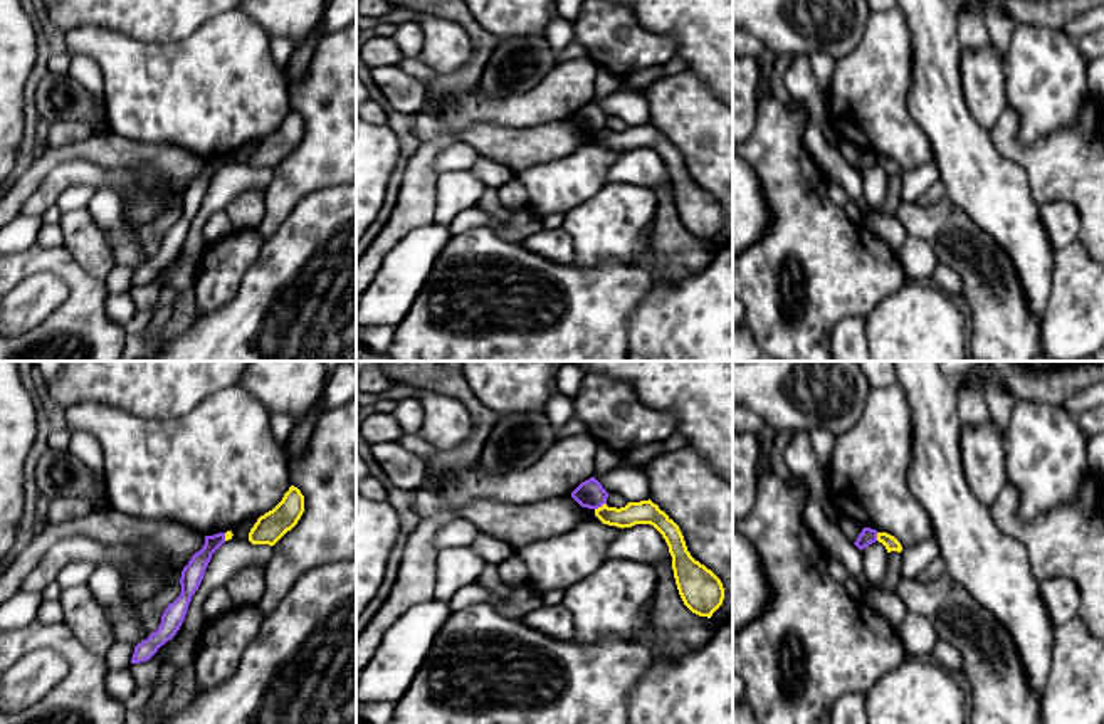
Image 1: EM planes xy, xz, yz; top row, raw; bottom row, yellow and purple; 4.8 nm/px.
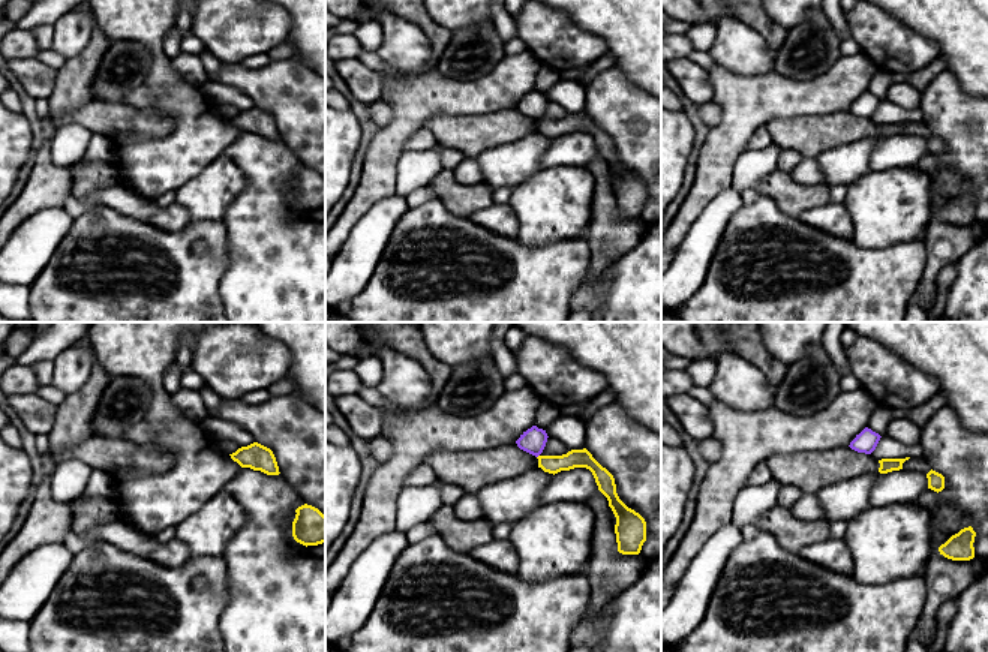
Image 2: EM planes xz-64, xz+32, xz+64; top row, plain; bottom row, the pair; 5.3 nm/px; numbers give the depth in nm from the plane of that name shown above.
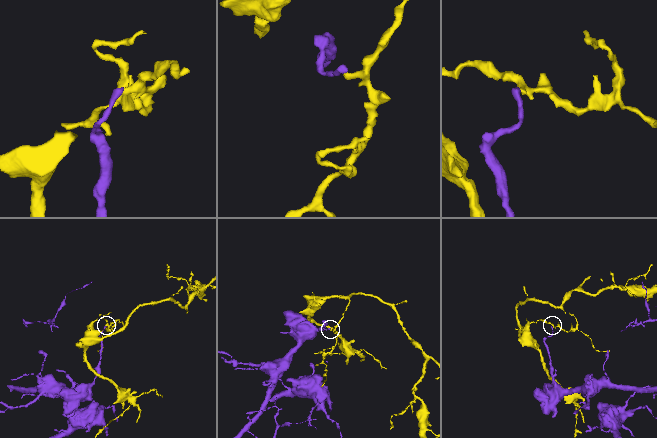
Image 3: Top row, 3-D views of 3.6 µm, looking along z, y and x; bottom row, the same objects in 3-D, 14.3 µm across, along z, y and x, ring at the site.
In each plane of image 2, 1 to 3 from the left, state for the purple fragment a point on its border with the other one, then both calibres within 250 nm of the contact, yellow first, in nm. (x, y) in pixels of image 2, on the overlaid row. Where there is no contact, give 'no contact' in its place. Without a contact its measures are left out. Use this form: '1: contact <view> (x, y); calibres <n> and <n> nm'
1: no contact
2: no contact
3: no contact

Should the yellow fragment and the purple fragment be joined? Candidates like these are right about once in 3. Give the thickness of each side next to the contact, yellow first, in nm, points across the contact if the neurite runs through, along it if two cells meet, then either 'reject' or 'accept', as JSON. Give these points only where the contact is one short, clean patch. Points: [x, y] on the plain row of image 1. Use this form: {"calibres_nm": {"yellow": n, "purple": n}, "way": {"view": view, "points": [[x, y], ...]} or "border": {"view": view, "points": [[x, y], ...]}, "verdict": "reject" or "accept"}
{"calibres_nm": {"yellow": 110, "purple": 130}, "border": {"view": "xz", "points": [[605, 126], [595, 133]]}, "verdict": "reject"}

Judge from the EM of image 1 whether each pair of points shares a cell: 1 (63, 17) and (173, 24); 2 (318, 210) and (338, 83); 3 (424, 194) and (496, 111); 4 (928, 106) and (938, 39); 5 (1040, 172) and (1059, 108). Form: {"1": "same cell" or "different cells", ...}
{"1": "same cell", "2": "different cells", "3": "same cell", "4": "same cell", "5": "different cells"}

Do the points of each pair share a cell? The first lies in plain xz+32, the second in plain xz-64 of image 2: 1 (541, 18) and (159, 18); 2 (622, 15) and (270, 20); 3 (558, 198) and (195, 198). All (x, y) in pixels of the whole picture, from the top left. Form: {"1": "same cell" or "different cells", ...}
{"1": "different cells", "2": "different cells", "3": "same cell"}

